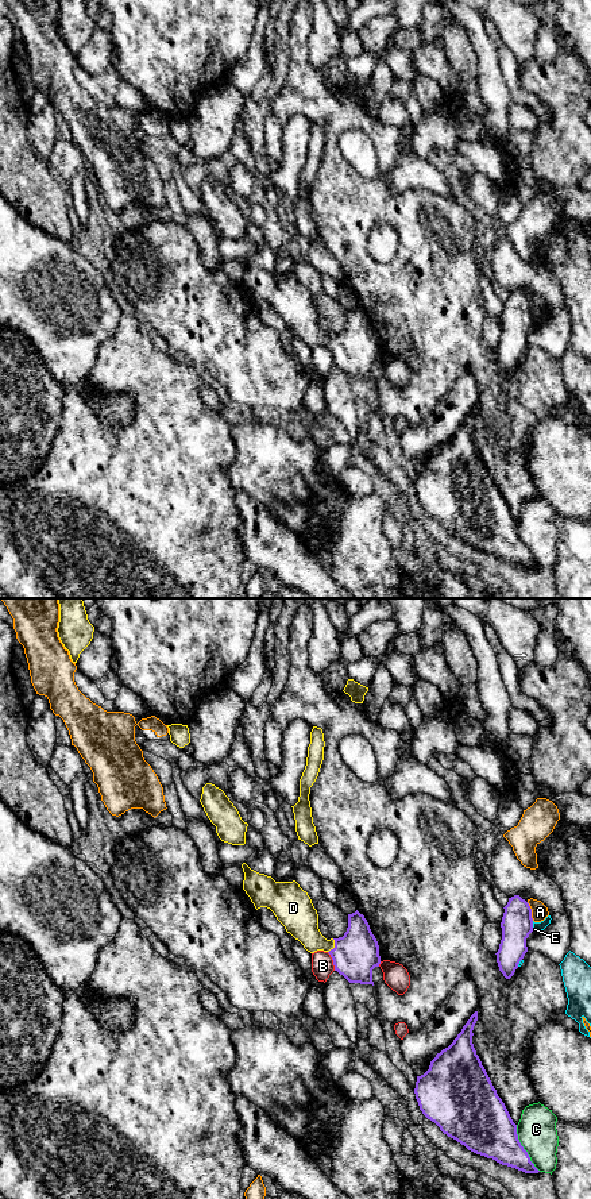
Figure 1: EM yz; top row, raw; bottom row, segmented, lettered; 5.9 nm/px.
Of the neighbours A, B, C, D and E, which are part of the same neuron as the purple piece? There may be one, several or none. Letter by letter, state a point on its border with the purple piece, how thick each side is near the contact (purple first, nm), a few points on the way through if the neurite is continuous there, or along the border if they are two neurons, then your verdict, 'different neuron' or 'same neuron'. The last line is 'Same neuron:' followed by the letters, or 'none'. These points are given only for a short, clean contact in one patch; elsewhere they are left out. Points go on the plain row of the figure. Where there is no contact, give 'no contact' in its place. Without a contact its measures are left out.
A: yz (530, 307) | 190/100 nm | along yz (526, 297), (533, 315) | different neuron
B: yz (333, 357) | 280/130 nm | different neuron
C: yz (522, 543) | 320/220 nm | different neuron
D: yz (335, 340) | 280/200 nm | same neuron
E: yz (532, 322) | 190/60 nm | different neuron
Same neuron: D

